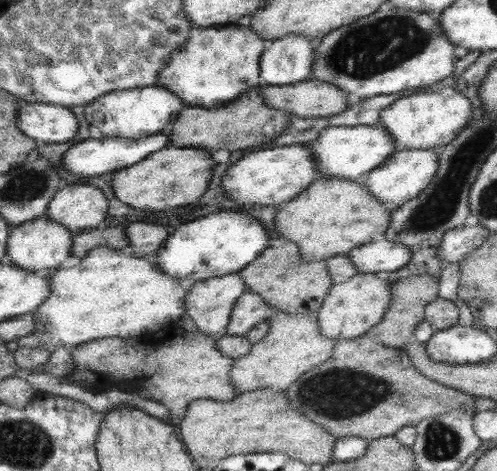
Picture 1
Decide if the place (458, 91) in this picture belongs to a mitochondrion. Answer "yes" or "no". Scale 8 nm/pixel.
no

